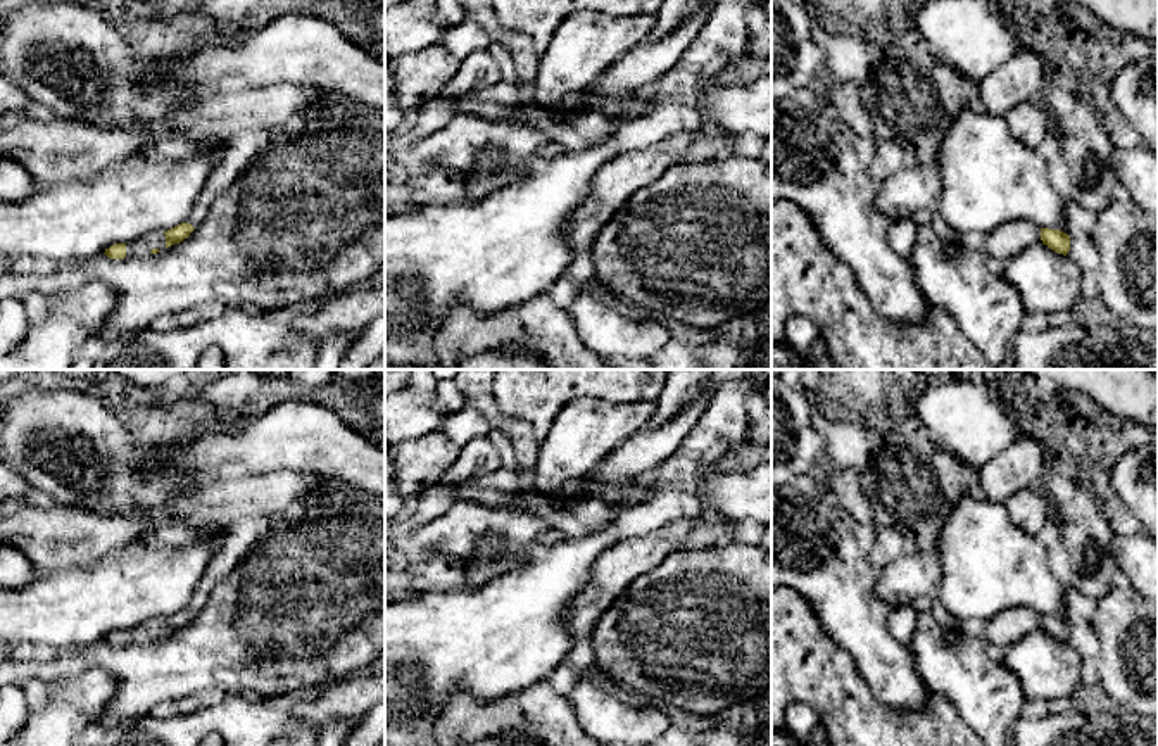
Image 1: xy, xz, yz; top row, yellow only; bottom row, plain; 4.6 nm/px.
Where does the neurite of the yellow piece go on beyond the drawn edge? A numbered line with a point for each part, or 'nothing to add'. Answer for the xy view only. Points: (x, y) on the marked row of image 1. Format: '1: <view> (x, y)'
1: xy (140, 247)

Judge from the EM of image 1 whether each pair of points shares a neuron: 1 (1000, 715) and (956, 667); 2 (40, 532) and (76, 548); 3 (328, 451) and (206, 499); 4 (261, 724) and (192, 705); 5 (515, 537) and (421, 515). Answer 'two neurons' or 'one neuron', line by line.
1: one neuron
2: one neuron
3: two neurons
4: two neurons
5: two neurons

